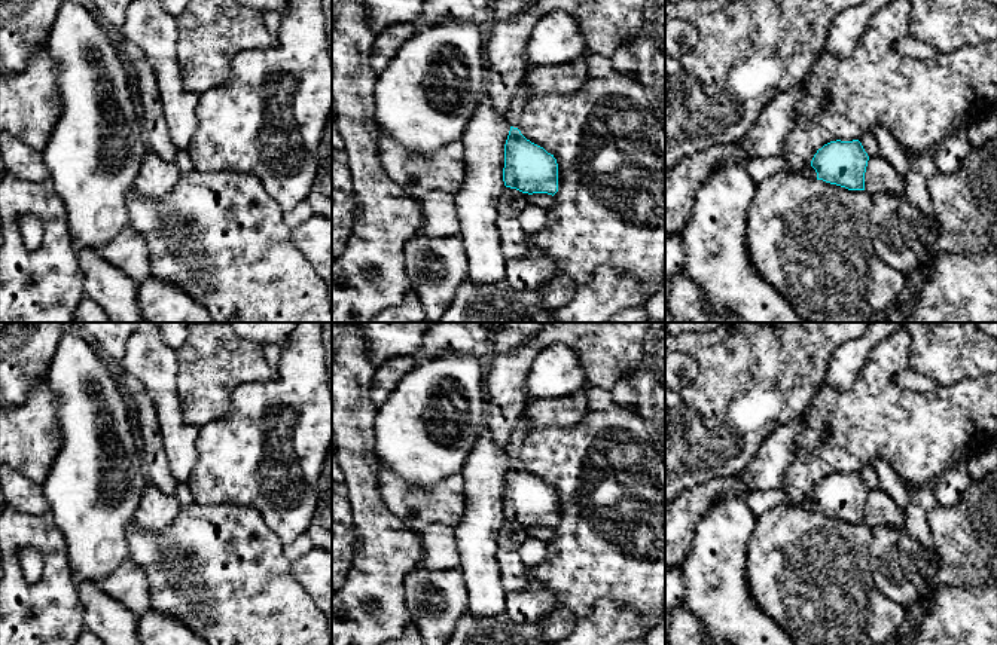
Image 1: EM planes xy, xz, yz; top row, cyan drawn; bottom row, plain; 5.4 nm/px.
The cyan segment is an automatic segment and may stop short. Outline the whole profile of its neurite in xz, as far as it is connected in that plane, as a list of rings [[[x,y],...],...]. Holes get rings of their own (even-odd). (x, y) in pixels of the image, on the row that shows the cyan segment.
[[[524,77],[506,113],[510,131],[504,144],[503,181],[506,187],[522,193],[554,196],[558,192],[557,159],[543,147],[527,140],[519,131],[519,120],[530,98]]]

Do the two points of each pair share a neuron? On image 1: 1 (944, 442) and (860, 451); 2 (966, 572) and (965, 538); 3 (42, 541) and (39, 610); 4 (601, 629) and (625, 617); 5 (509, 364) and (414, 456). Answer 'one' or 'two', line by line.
1: one
2: one
3: one
4: one
5: two

